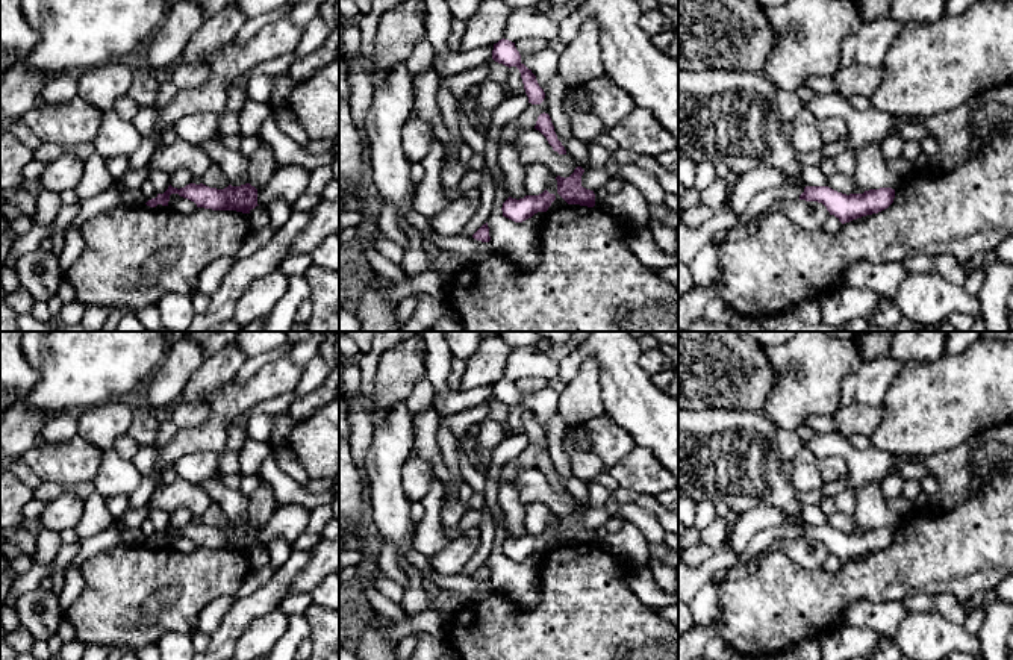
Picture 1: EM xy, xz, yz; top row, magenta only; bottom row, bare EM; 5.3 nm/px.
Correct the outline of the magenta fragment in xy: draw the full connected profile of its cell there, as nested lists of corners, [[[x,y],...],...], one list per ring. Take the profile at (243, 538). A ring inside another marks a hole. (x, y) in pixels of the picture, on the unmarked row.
[[[189,522],[185,527],[173,527],[171,524],[164,533],[157,533],[156,537],[148,539],[145,543],[156,546],[157,543],[168,545],[170,534],[179,533],[197,543],[197,546],[212,549],[236,549],[250,553],[257,543],[257,528],[250,522],[241,525],[229,524],[224,528],[209,527],[203,522]]]

